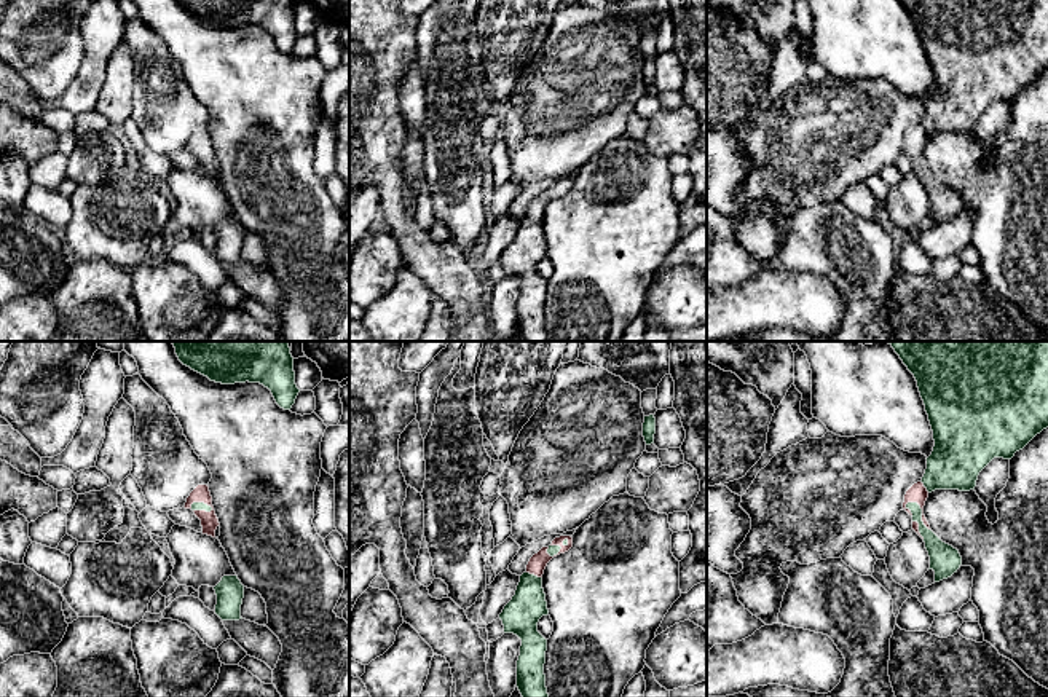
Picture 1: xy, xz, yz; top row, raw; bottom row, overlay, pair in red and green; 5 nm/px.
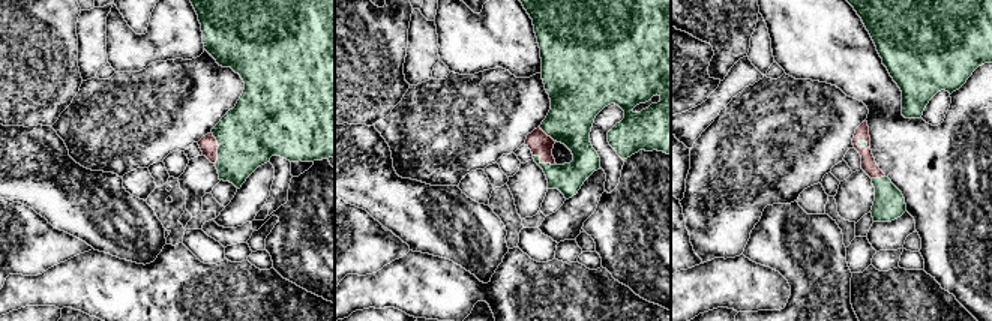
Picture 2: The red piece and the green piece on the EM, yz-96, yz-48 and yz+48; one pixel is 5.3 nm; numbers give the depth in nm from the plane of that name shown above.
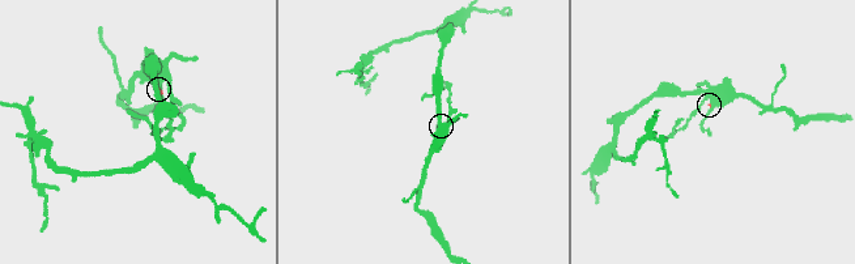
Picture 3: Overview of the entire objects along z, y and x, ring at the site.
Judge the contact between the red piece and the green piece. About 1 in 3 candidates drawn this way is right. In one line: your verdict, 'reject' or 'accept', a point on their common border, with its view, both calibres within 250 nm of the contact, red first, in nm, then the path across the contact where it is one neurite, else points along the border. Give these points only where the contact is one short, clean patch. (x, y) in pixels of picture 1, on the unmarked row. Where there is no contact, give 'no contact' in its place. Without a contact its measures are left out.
accept; meets red in yz at (922, 155); 100 nm thick on the red side, 140 nm on the other; runs through yz (917, 136), (917, 147), (922, 155), (921, 169), (943, 200)

